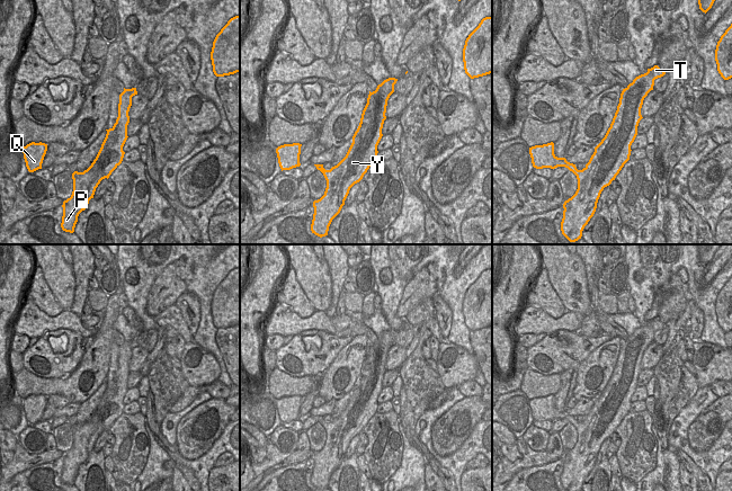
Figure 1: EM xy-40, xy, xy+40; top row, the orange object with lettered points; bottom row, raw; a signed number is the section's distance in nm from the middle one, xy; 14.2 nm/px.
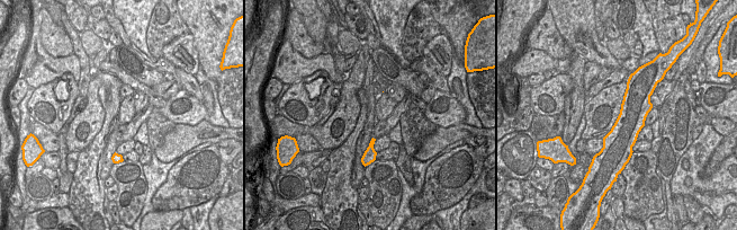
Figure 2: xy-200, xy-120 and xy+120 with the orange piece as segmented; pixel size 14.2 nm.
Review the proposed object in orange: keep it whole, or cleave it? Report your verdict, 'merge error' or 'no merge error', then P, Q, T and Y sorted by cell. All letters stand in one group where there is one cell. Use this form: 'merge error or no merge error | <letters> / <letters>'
no merge error | P Q T Y

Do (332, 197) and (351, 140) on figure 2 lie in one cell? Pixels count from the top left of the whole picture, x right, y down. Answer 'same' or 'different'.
same

